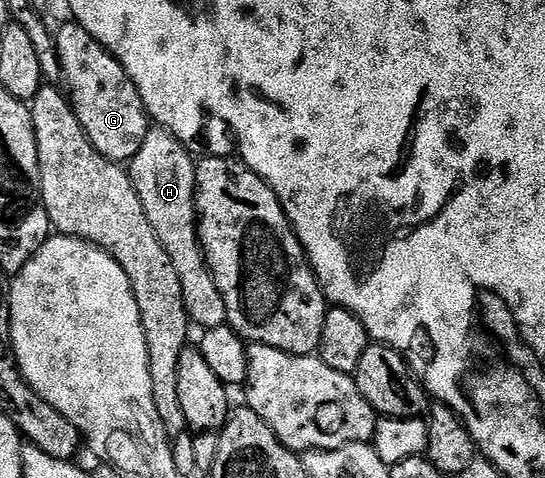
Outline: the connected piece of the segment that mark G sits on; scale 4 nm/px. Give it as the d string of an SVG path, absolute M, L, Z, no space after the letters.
M68 23L56 29L55 39L57 56L61 60L61 74L64 83L69 83L67 95L73 112L95 150L113 164L124 165L133 160L135 154L139 154L139 146L143 146L143 138L147 138L151 127L149 113L125 67L98 40L91 38L81 24Z

